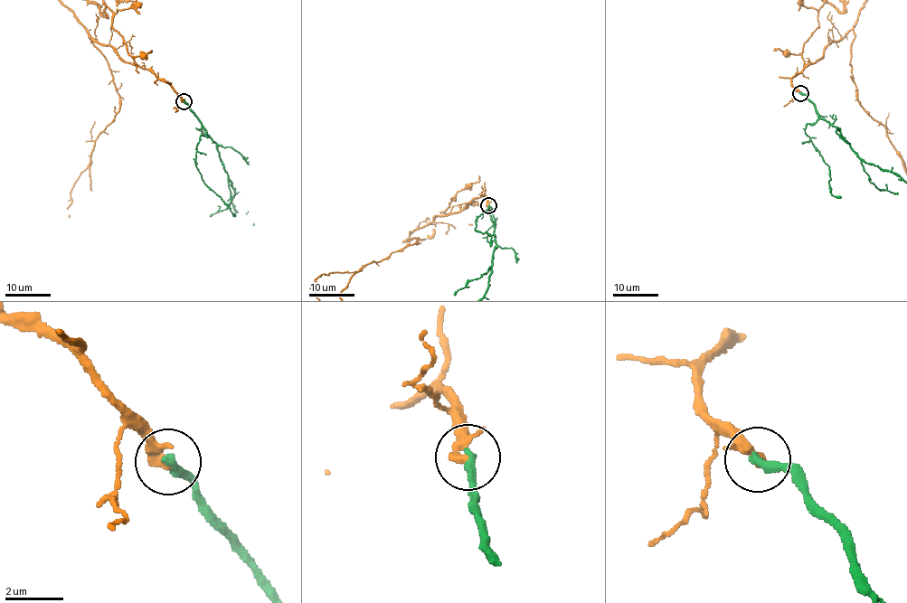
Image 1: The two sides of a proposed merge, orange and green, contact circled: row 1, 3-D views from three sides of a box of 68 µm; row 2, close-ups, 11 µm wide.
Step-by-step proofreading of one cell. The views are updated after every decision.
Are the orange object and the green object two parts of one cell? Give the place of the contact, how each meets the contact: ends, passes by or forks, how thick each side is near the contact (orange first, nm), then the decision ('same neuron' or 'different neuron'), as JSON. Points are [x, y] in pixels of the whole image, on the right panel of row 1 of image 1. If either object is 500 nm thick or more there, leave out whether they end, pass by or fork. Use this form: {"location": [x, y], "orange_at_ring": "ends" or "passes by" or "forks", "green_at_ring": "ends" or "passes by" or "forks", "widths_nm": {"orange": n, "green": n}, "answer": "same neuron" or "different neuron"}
{"location": [800, 93], "orange_at_ring": "passes by", "green_at_ring": "ends", "widths_nm": {"orange": 240, "green": 320}, "answer": "same neuron"}

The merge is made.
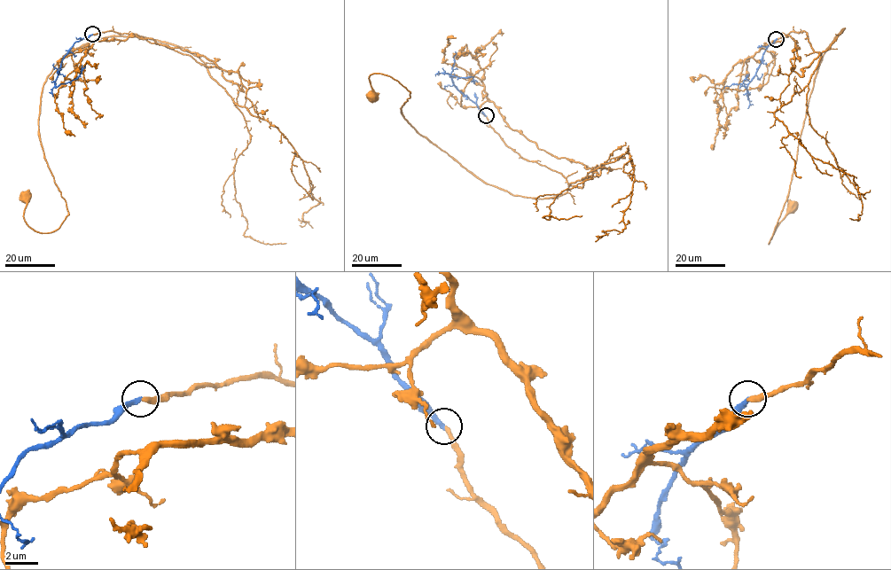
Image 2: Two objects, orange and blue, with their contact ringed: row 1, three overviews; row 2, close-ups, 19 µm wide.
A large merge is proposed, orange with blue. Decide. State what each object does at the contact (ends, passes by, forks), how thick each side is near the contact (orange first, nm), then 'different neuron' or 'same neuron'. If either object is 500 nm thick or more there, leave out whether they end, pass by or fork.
orange ends there; blue ends there; 240 nm thick on the orange side, 300 nm on the other; same neuron

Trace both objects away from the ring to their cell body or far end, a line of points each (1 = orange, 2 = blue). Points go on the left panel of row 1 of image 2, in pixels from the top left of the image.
1: (92, 34), (205, 66), (141, 37), (79, 46), (38, 124), (68, 215), (34, 230), (26, 196)
2: (92, 34), (72, 46), (63, 59), (55, 85), (76, 79), (82, 72), (82, 66)

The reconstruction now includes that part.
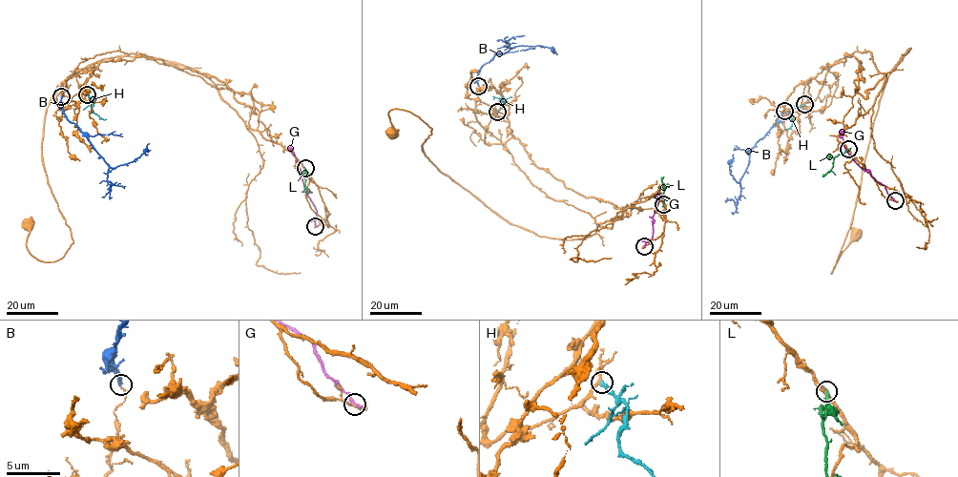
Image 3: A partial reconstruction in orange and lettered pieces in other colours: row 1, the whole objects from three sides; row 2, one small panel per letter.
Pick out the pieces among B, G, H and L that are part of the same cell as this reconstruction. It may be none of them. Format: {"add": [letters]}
{"add": ["H"]}

